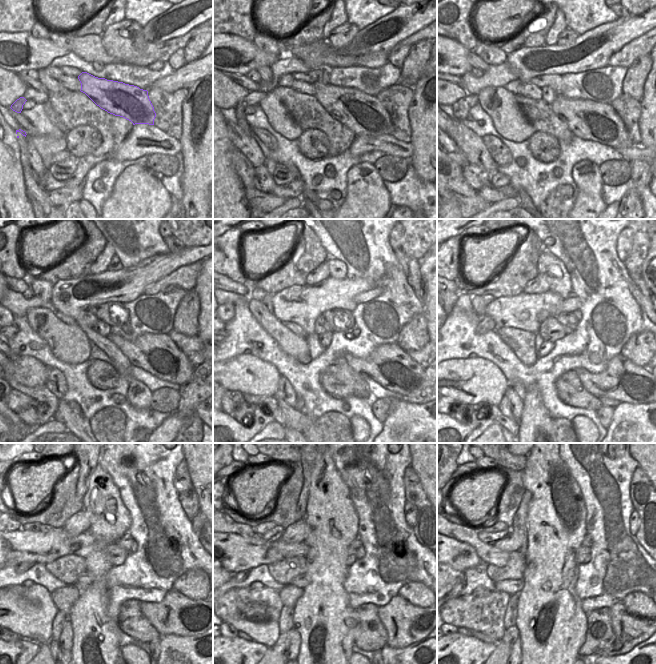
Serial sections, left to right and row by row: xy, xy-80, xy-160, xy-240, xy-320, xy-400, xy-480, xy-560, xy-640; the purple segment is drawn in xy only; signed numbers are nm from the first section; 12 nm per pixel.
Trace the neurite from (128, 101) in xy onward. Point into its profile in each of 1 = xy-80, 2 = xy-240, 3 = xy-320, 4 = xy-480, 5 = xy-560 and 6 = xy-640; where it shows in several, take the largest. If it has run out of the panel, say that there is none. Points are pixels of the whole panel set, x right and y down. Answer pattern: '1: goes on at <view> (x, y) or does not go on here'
1: goes on at xy-80 (364, 115)
2: goes on at xy-240 (157, 354)
3: goes on at xy-320 (393, 368)
4: goes on at xy-480 (177, 614)
5: goes on at xy-560 (405, 624)
6: goes on at xy-640 (629, 630)

